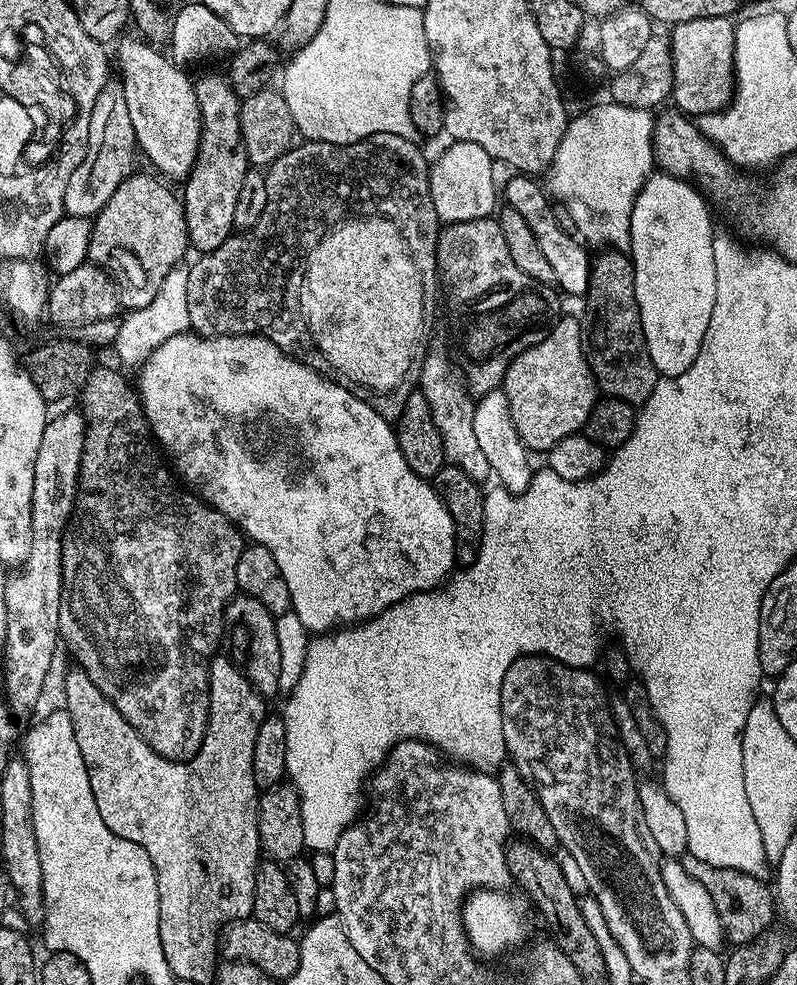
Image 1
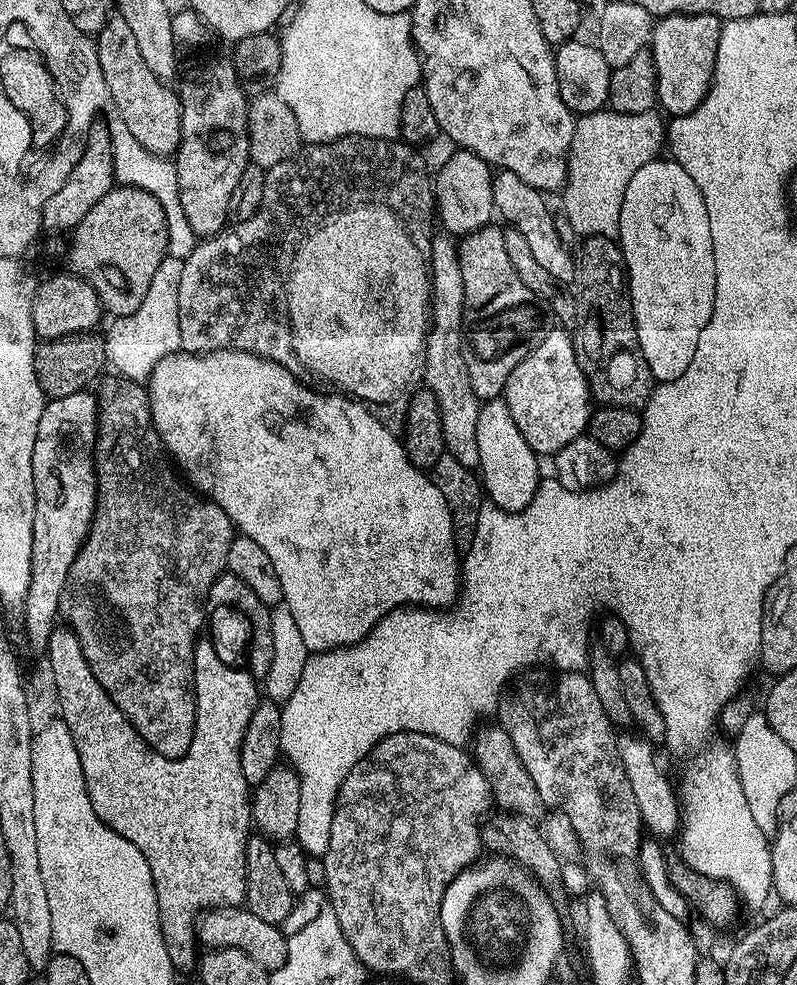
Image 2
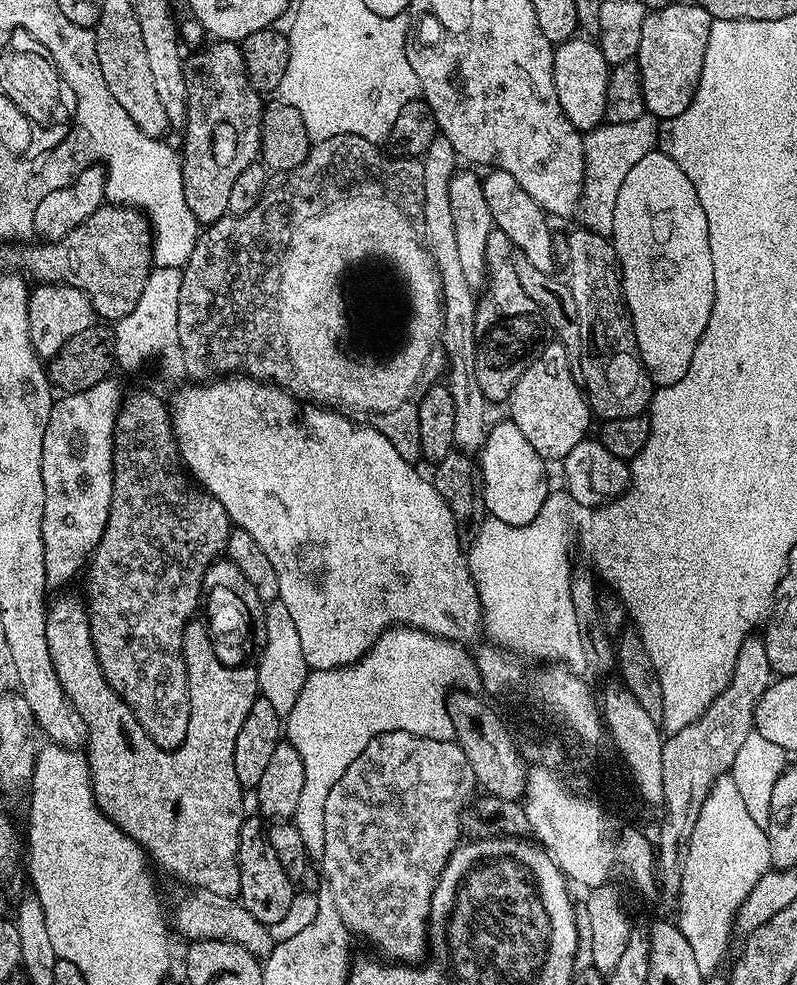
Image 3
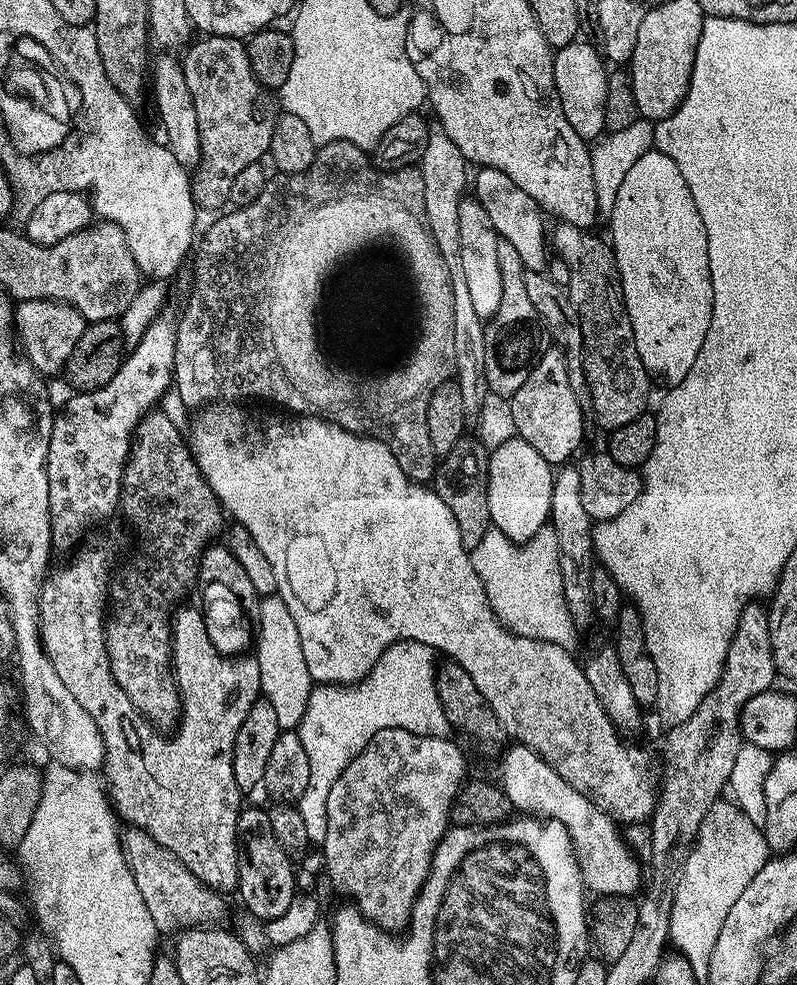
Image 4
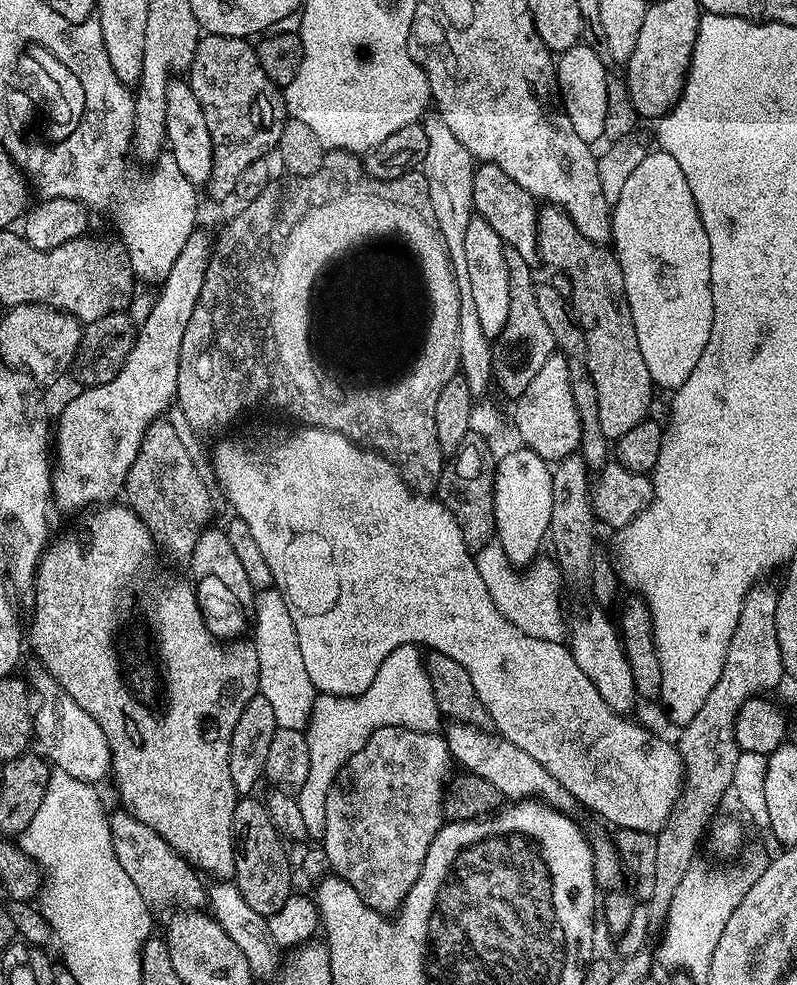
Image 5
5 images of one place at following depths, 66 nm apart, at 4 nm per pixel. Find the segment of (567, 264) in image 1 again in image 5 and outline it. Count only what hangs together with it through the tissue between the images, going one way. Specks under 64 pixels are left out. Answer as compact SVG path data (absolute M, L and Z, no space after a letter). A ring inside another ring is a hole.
M481 163L472 174L472 207L475 215L483 218L496 231L497 237L509 248L516 251L517 257L526 263L537 263L536 213L537 201L510 174L498 170L498 166Z

